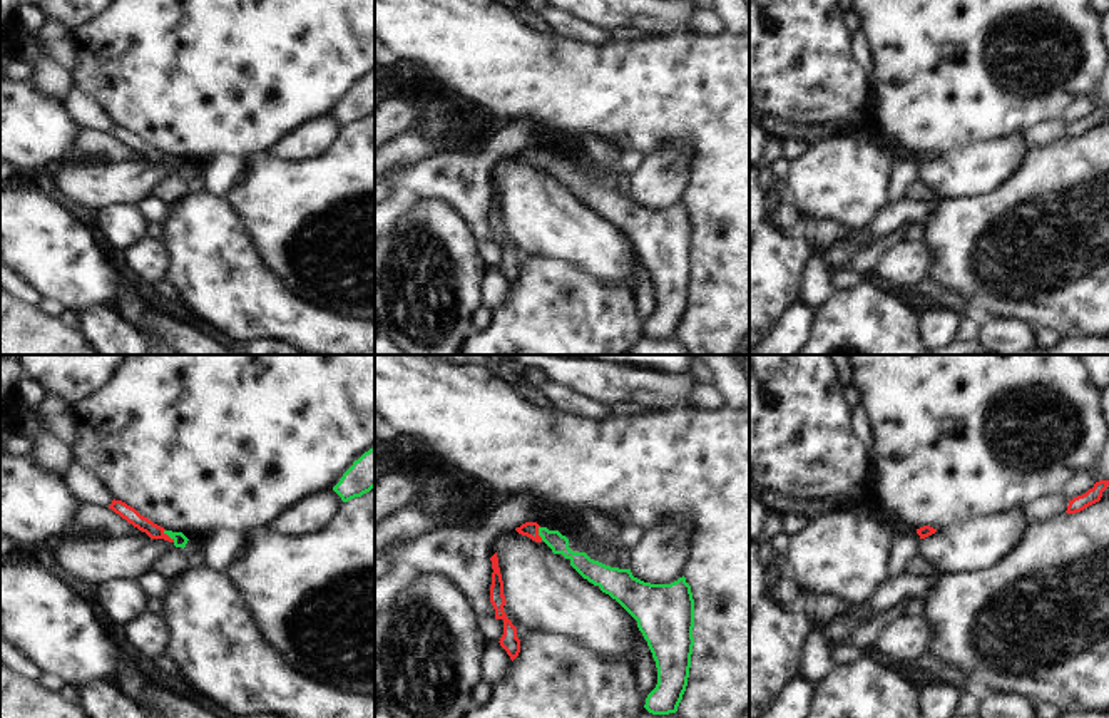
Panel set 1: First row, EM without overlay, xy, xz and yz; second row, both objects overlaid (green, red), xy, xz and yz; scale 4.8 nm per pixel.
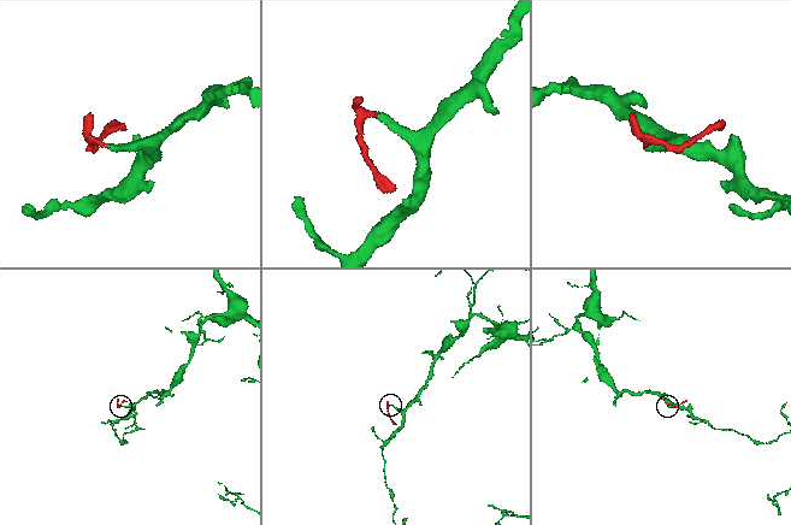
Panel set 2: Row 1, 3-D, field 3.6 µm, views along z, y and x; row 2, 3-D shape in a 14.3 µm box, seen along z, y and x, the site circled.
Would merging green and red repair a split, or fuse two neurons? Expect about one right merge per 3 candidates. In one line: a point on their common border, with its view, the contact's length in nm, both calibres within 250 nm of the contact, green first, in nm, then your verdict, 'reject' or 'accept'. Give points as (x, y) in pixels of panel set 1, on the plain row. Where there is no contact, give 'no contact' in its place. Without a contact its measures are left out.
meets green in xy at (169, 161); contact 80 nm long; 60 nm thick on the green side, 70 nm on the other; accept

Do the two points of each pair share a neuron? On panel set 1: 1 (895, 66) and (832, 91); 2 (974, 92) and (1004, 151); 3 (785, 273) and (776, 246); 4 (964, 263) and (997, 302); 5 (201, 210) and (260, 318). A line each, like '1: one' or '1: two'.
1: two
2: two
3: one
4: one
5: one

